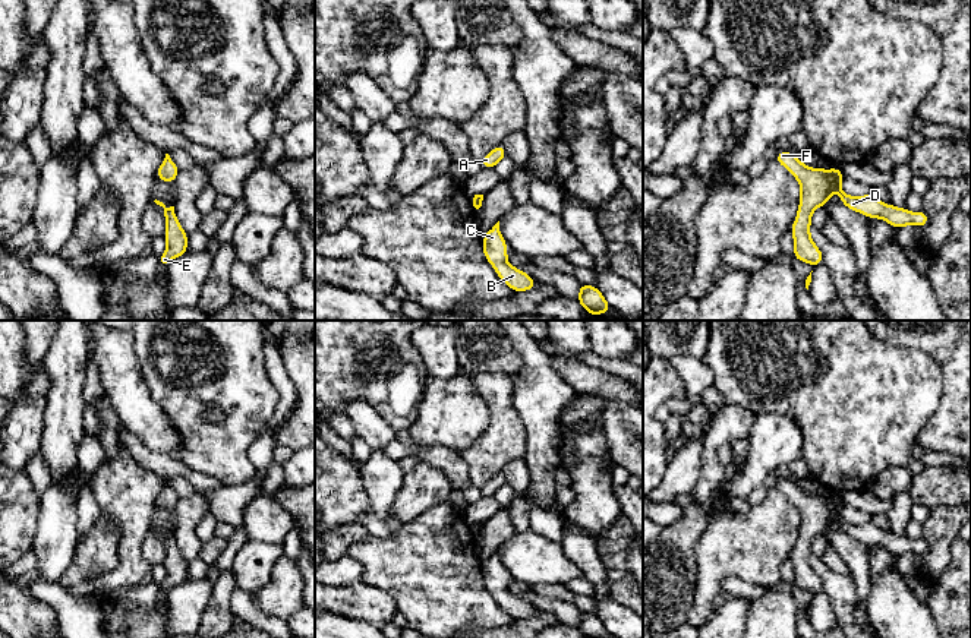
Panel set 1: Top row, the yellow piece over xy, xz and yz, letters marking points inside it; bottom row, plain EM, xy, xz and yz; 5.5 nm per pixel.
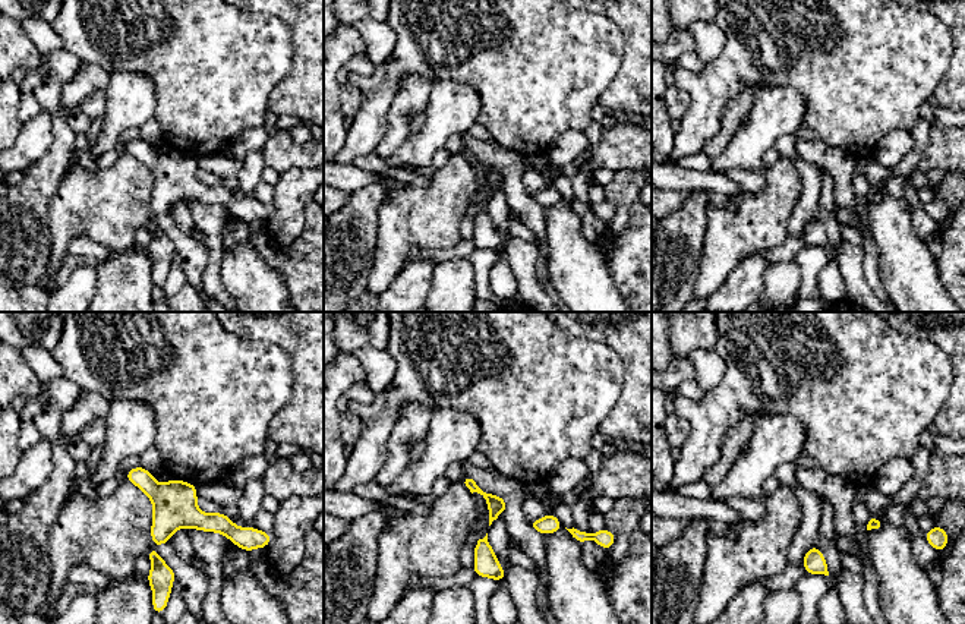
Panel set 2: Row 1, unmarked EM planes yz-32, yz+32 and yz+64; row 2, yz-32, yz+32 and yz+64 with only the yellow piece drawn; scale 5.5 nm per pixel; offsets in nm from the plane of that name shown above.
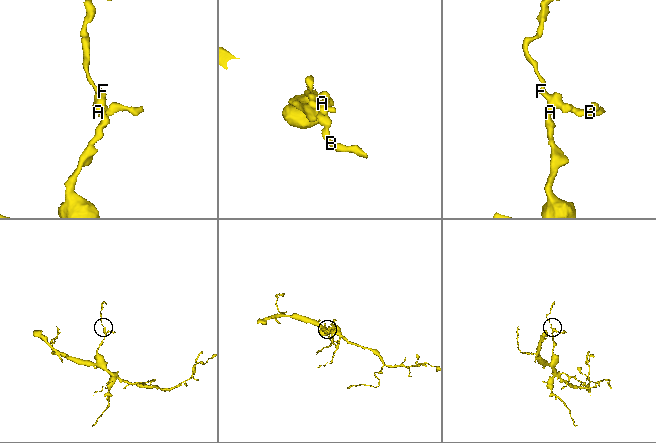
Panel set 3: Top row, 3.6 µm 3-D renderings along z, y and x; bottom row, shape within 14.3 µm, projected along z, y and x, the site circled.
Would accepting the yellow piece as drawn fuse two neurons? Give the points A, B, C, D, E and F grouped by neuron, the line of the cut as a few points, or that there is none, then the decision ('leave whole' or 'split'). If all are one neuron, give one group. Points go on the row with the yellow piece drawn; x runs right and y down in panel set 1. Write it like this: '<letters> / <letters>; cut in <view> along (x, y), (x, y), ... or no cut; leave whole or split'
A B C D E F; no cut; leave whole

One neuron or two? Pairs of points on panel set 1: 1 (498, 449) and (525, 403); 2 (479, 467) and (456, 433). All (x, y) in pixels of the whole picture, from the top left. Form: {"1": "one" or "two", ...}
{"1": "two", "2": "two"}

